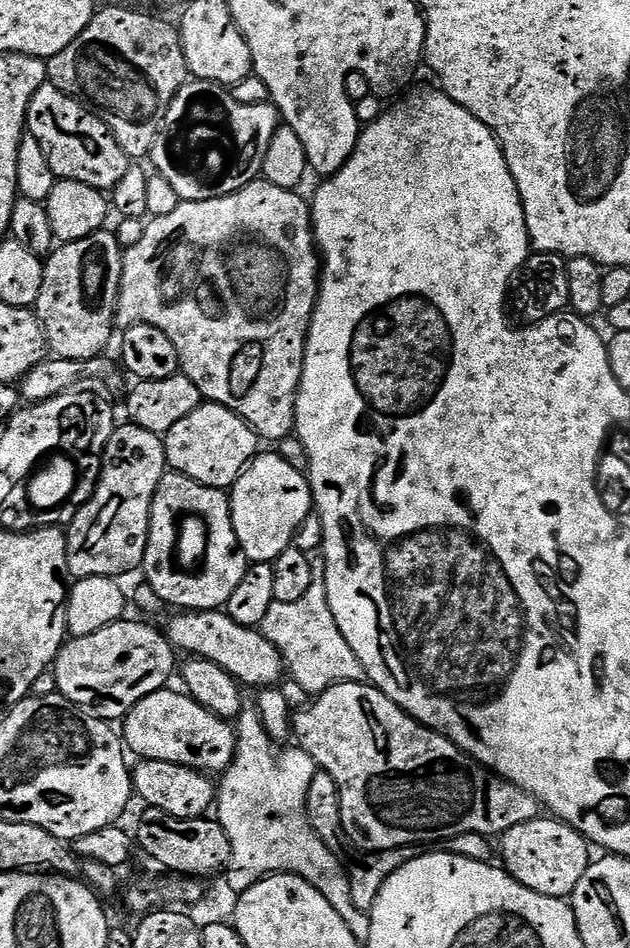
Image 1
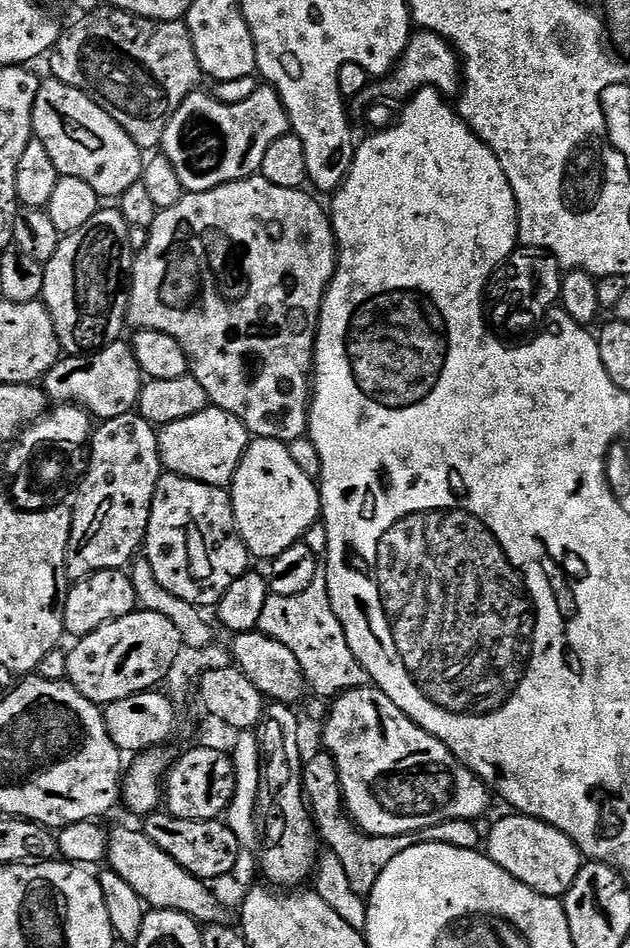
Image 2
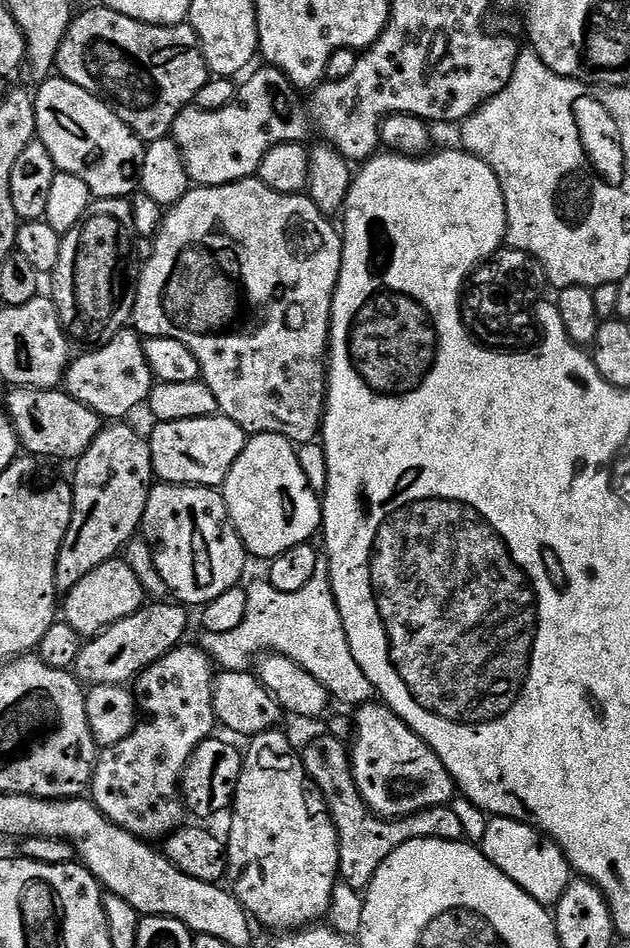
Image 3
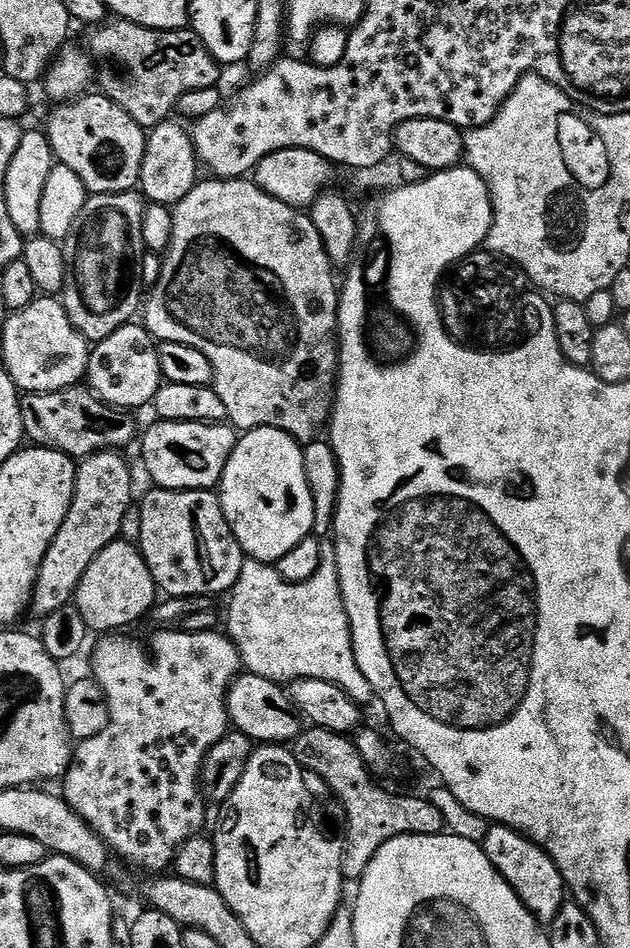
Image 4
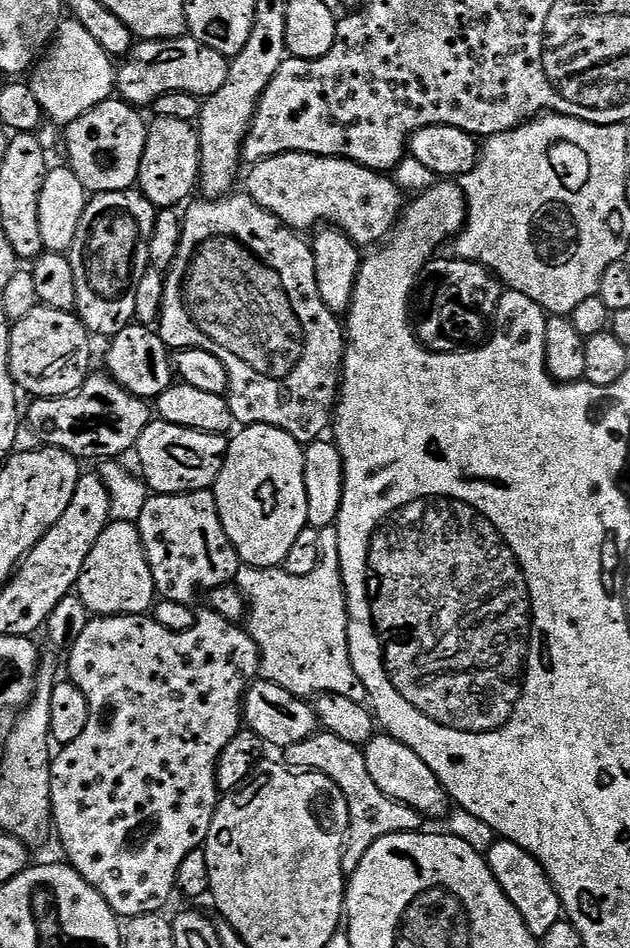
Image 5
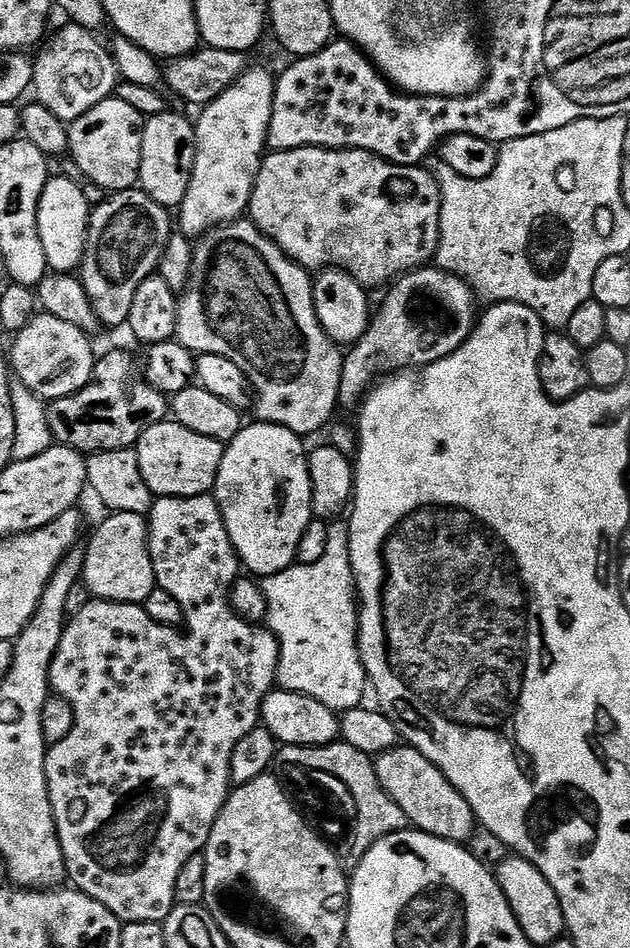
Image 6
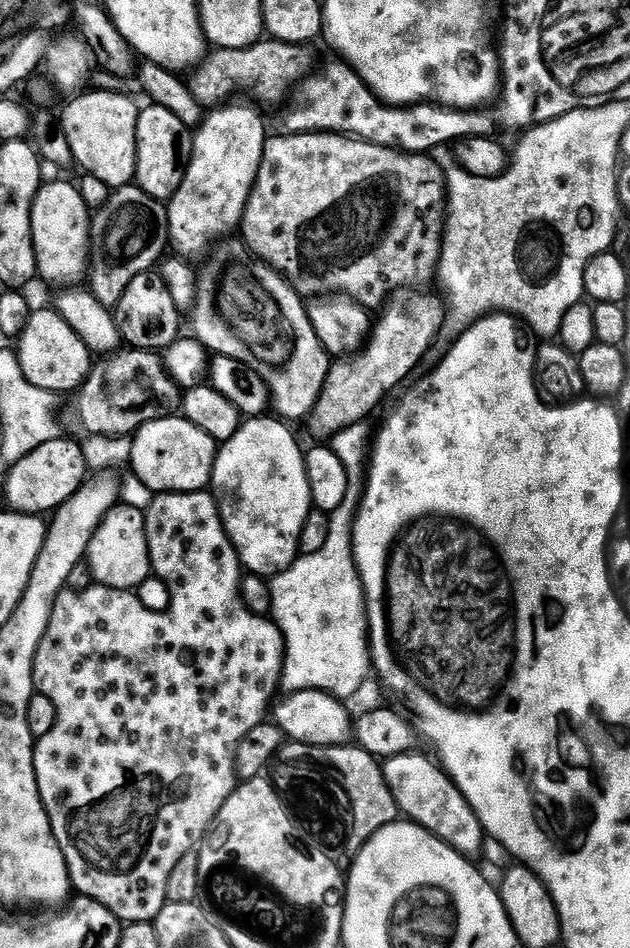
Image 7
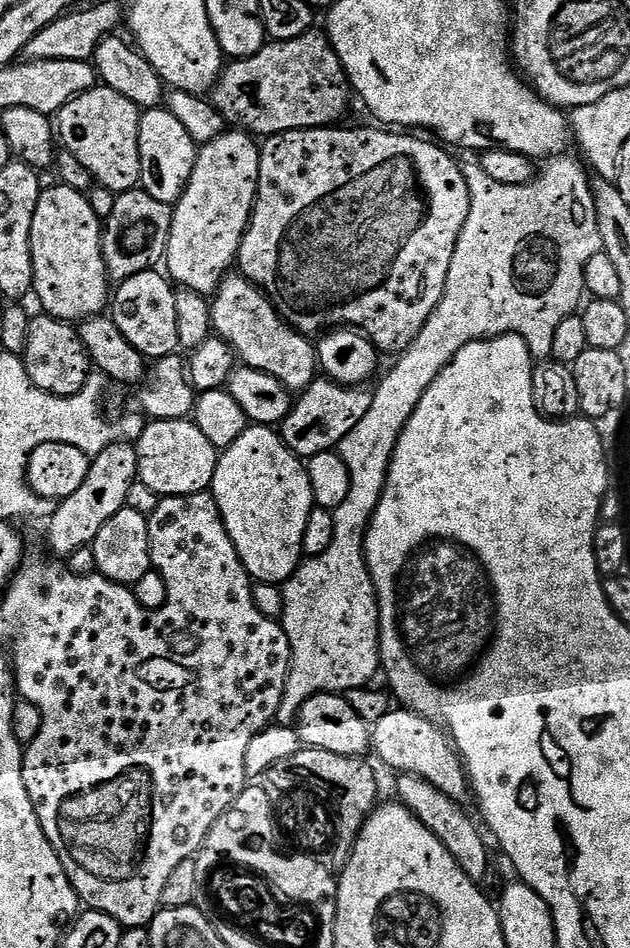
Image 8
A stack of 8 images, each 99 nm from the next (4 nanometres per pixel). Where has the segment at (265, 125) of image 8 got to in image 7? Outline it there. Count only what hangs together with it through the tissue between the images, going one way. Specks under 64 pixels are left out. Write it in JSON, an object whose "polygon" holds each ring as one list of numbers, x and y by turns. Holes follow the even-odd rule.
{"polygon":[[271,38,261,39,259,44,252,44,248,48,221,48,212,50,205,55,202,63,191,73,190,87,194,98,206,110,215,110,227,105,235,96,253,96,260,104,280,104,292,92,292,87,303,85,313,75,312,67,316,60,312,57,308,44,291,44]]}

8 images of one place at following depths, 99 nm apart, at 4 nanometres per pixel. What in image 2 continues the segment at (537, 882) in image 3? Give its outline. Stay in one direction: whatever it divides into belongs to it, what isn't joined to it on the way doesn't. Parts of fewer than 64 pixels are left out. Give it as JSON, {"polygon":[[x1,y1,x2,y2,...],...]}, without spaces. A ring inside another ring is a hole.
{"polygon":[[519,814,507,815,493,823,486,841,486,855,502,866,506,874,530,886,530,890,543,896,564,897,570,886,574,886,574,878,578,878,582,867,578,846,574,846,574,842,570,842,562,830,546,822]]}

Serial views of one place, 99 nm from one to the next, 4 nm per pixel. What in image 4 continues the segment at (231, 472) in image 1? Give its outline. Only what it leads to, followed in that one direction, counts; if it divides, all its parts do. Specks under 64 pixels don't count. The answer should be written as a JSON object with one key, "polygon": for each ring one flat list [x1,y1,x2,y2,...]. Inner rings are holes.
{"polygon":[[160,420,144,436,144,468,157,488,172,488,176,492,212,490,219,485,237,439,237,429,224,422,191,424]]}

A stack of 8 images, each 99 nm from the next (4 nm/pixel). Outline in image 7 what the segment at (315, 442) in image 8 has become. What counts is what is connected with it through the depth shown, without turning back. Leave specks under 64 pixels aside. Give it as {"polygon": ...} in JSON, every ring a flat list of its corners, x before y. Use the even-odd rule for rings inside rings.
{"polygon":[[418,290,404,294,399,297,400,304,389,303,384,317,375,321,363,351,329,367,320,397,306,417,308,432,316,439,313,441,331,441,332,437,346,430,346,426,365,423,388,392,415,368,420,360,420,352,431,350,436,336,438,340,442,332,442,300,439,295,426,296,422,293]]}

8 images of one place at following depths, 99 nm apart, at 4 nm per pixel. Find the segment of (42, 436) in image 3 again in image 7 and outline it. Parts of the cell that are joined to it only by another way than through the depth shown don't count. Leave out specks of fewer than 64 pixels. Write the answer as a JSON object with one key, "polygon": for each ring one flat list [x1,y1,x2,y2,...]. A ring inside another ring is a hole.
{"polygon":[[141,348,122,350,109,358,101,359,79,389,79,396,76,412,80,415,80,424,85,428,85,433,96,436,127,437,143,424,175,413,182,404,182,389,164,367,163,359,155,351,144,351]]}

